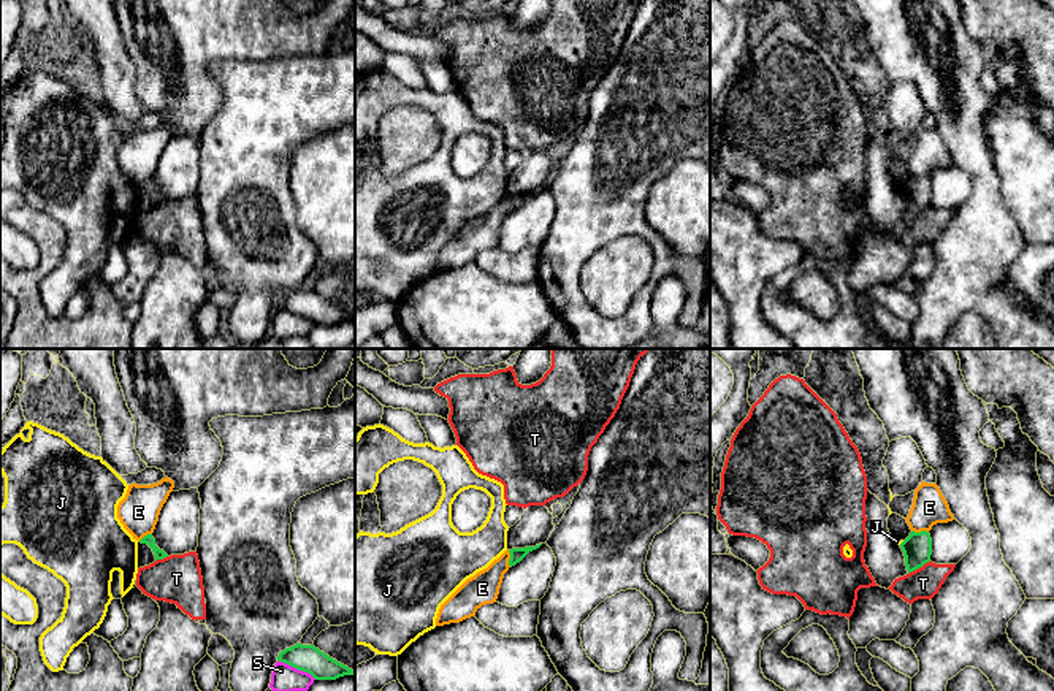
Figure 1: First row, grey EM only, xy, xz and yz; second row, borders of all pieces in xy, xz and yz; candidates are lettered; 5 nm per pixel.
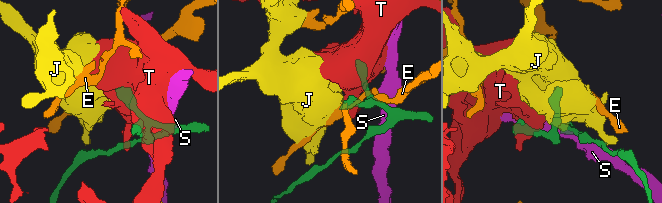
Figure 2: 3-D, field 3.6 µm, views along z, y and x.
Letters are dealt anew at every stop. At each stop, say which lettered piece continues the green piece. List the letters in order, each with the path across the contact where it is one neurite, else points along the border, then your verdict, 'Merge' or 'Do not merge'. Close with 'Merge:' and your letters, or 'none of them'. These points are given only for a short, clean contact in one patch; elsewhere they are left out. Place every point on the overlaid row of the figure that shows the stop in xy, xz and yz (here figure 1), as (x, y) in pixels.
E: Boundary: xz (507, 550), (511, 566). Do not merge
J: Boundary: yz (904, 541), (899, 544). Do not merge
S: Do not merge
T: Do not merge
Merge: none of them

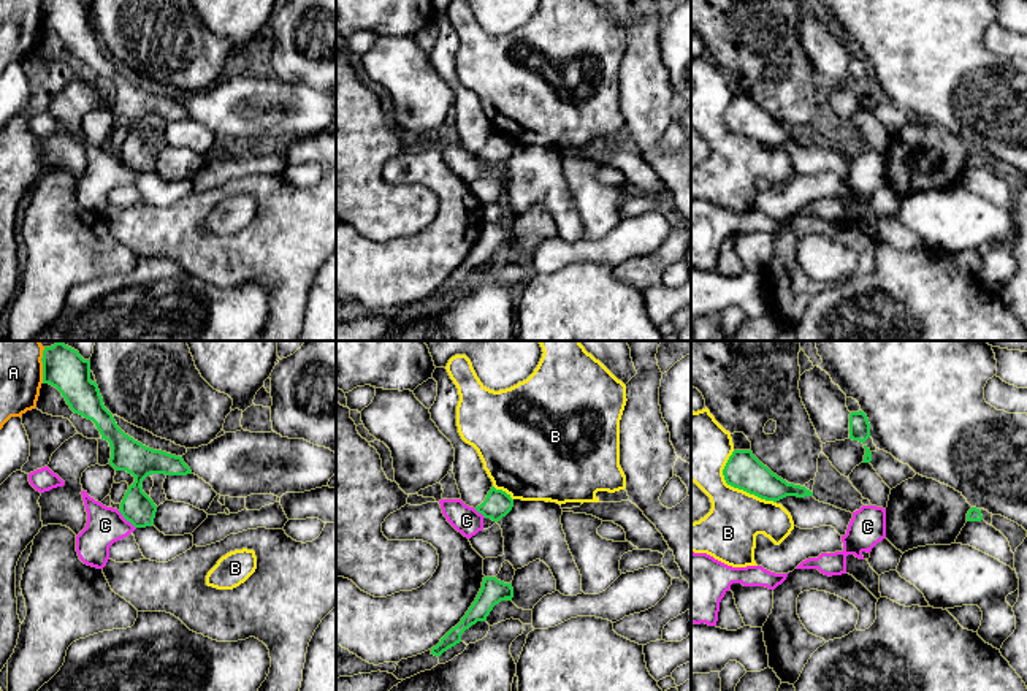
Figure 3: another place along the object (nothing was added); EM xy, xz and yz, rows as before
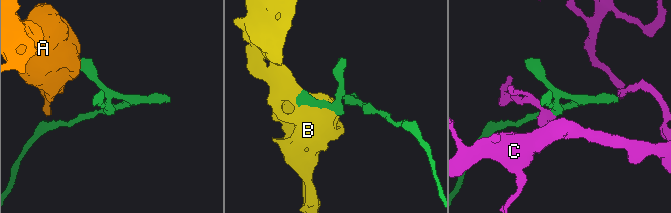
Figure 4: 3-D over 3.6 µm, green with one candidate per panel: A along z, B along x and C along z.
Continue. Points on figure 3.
A: Boundary: xy (45, 347), (41, 382). Do not merge
B: Do not merge
C: Boundary: xy (118, 511), (135, 528). Do not merge
Merge: none of them

